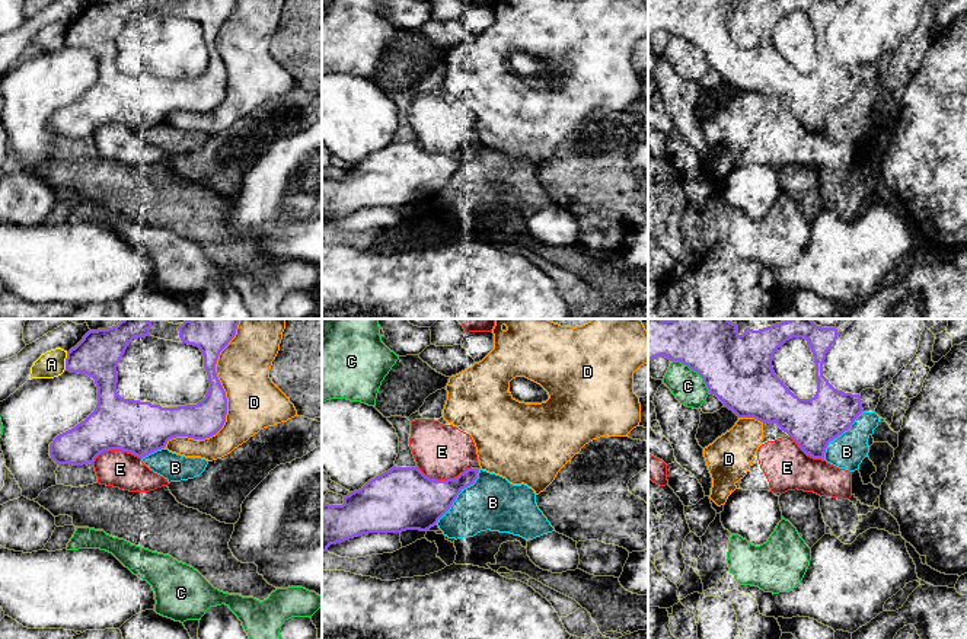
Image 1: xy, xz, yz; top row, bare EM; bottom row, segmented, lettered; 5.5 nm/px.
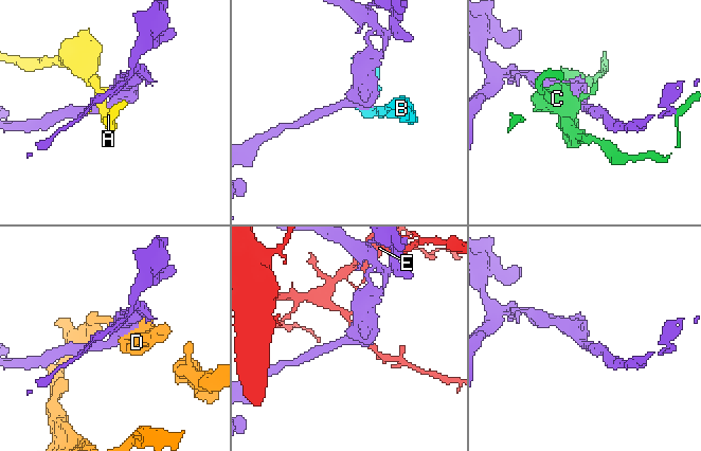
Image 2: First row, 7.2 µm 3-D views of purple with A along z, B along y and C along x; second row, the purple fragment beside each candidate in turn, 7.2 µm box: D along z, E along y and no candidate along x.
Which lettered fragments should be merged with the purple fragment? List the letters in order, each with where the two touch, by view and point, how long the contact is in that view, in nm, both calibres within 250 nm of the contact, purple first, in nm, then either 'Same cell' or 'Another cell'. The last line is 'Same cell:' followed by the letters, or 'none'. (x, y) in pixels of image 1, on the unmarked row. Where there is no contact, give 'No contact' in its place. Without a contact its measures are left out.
A: Touches purple at xy (66, 35). Shared border 100 nm. Thickness 240 nm (purple) against 150 nm. Another cell
B: Touches purple at xz (458, 168). Shared border 400 nm. Thickness 320 nm (purple) against 300 nm. Another cell
C: Touches purple at yz (693, 44). Shared border 280 nm. Thickness 380 nm (purple) against 180 nm. Another cell
D: Touches purple at xy (226, 80). Shared border 800 nm. Thickness 200 nm (purple) against 300 nm. Another cell
E: Touches purple at xz (443, 155). Shared border 300 nm. Thickness 360 nm (purple) against 300 nm. Another cell
Same cell: none

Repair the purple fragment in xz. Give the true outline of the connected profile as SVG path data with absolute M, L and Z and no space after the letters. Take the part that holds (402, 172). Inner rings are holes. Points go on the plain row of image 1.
M418 140L396 141L368 154L361 163L344 170L342 179L322 179L322 227L336 218L368 207L402 207L406 204L427 205L450 183L457 169L478 153L479 143L467 143L454 153L437 154L425 150Z

